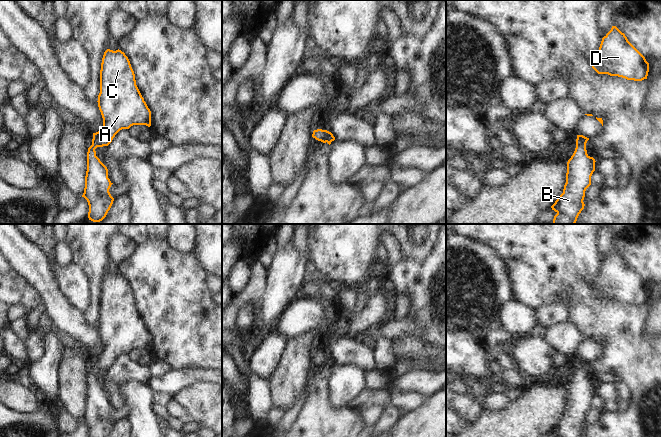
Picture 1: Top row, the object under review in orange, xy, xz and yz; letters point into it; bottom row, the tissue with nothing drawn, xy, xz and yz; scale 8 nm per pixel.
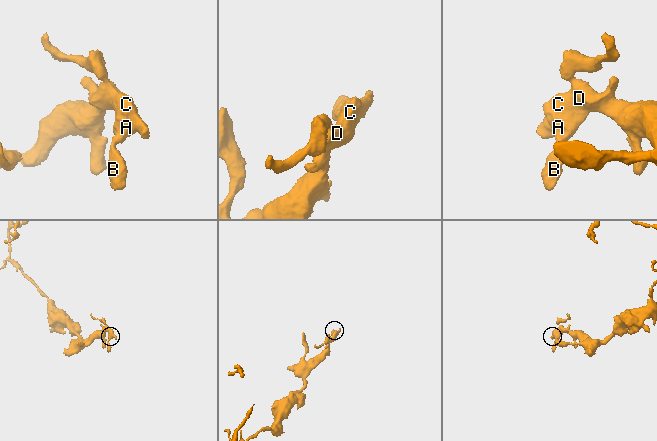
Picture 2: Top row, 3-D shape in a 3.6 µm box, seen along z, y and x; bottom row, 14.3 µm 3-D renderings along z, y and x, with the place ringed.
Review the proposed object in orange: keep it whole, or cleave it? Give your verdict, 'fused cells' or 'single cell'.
single cell

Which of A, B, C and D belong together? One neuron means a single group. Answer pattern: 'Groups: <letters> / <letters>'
Groups: A B C D.

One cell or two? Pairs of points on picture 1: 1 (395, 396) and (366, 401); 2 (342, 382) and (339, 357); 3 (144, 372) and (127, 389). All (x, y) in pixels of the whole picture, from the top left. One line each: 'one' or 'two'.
1: two
2: two
3: two

